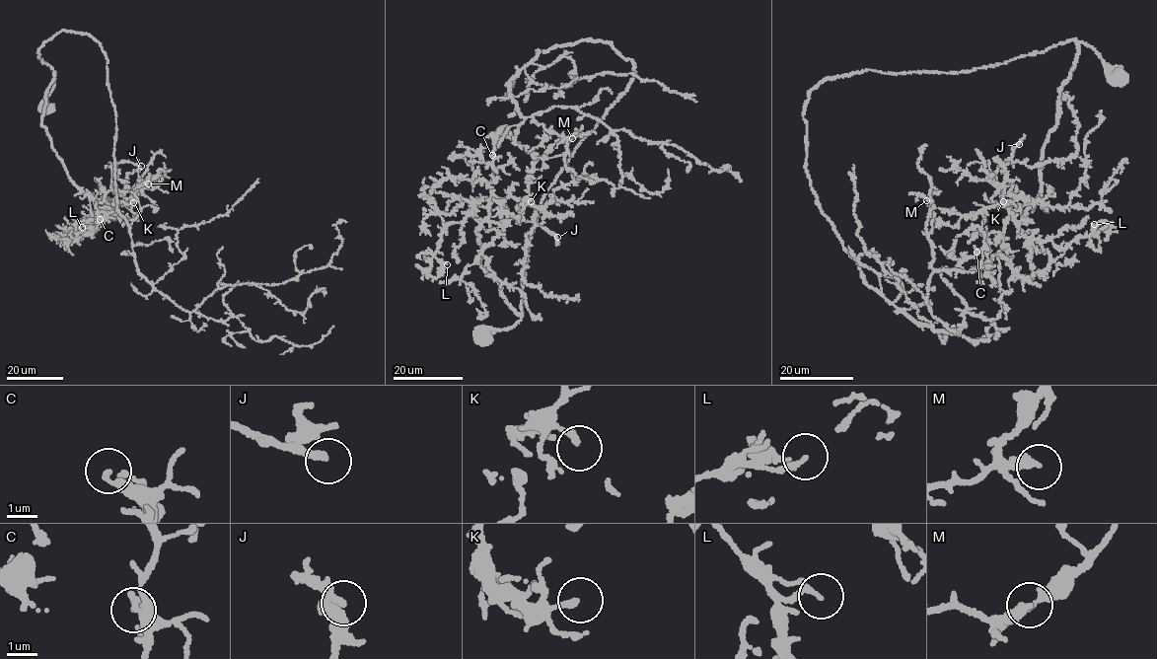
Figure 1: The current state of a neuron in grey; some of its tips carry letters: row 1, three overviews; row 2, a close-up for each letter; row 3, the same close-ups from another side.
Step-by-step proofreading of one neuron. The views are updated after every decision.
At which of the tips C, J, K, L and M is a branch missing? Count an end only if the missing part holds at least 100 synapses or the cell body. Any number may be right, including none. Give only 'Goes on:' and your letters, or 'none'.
Goes on: J

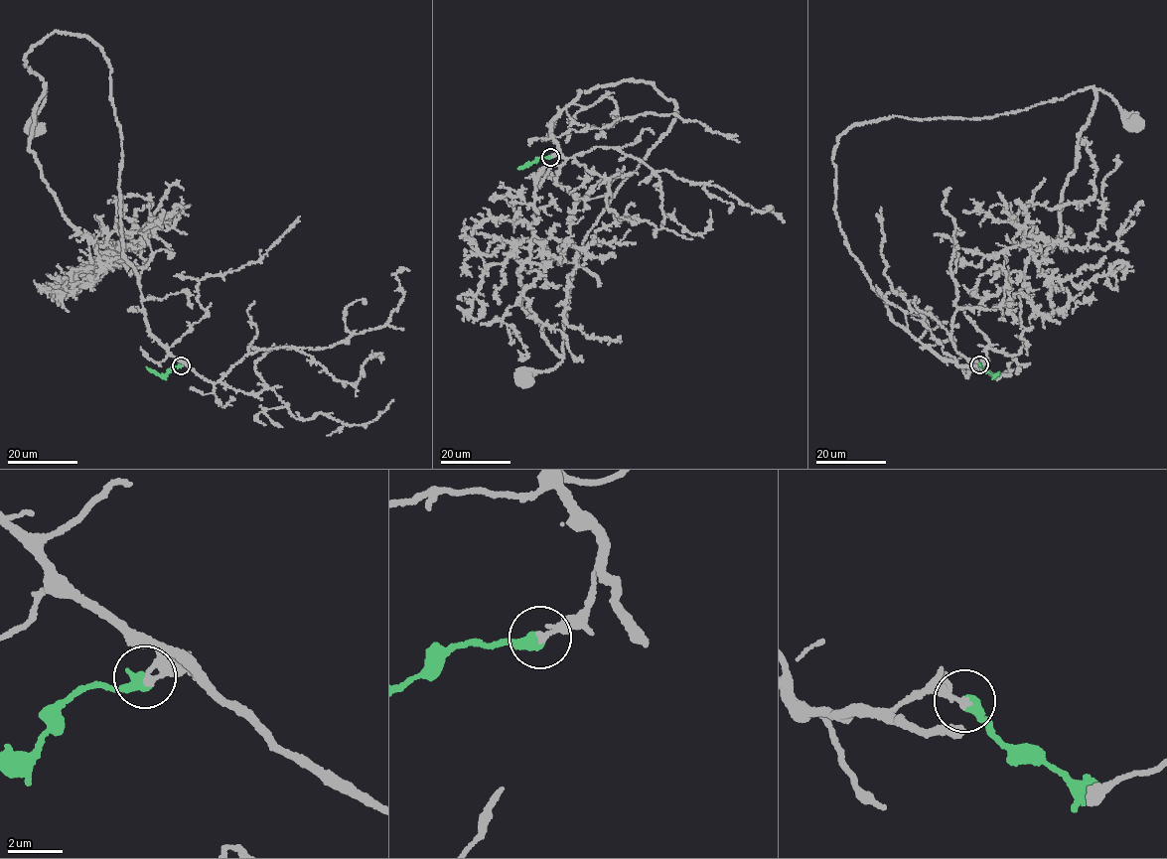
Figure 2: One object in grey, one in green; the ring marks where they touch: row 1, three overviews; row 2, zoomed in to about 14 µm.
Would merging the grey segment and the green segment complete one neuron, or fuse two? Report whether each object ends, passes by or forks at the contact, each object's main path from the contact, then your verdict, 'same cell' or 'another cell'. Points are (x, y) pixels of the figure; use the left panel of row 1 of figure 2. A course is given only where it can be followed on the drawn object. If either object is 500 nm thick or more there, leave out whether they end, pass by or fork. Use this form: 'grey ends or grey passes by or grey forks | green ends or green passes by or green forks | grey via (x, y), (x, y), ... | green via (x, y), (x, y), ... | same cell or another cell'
grey passes by | green ends | grey via (181, 365), (149, 332), (123, 252), (110, 67), (84, 36), (54, 31), (26, 54), (46, 84), (34, 129) | green via (181, 365), (160, 375), (146, 367) | same cell

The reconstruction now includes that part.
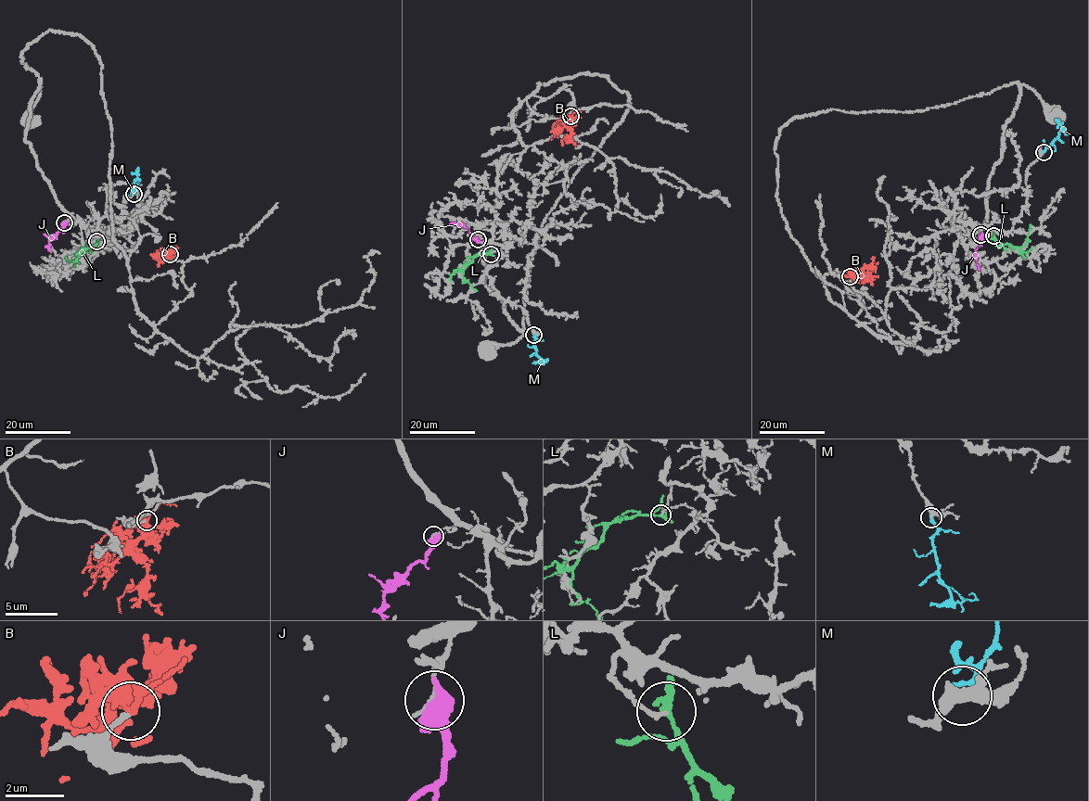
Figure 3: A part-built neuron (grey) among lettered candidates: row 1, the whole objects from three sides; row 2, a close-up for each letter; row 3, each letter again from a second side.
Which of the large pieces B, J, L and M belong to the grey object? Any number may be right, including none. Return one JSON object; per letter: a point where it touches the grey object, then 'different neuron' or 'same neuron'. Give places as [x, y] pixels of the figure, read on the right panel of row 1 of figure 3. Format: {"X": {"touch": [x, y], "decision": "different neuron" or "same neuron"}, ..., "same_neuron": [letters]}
{"B": {"touch": [850, 276], "decision": "different neuron"}, "J": {"touch": [980, 235], "decision": "different neuron"}, "L": {"touch": [993, 235], "decision": "different neuron"}, "M": {"touch": [1044, 152], "decision": "same neuron"}, "same_neuron": ["M"]}

